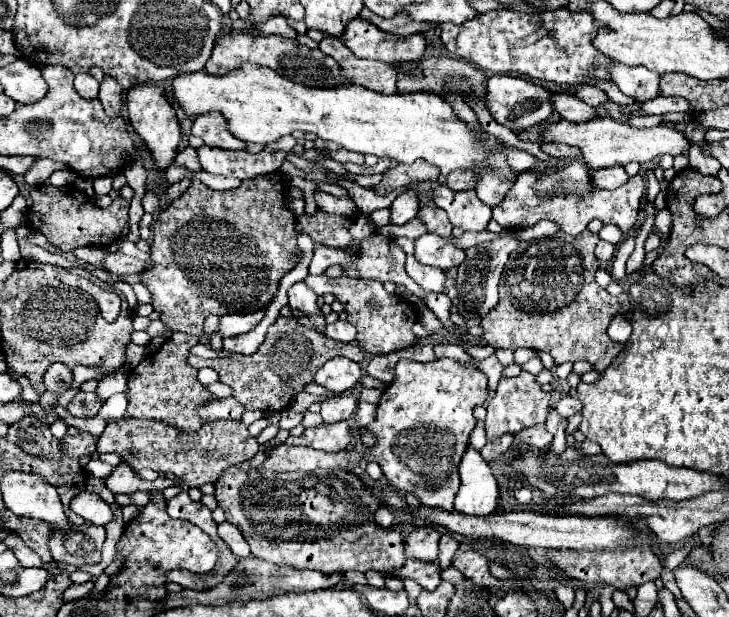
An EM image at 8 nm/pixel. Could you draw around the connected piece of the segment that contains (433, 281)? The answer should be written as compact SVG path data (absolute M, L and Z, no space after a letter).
M412 254L406 256L406 274L420 286L424 286L424 290L428 292L442 292L444 284L446 284L446 276L440 268L430 268L420 264Z

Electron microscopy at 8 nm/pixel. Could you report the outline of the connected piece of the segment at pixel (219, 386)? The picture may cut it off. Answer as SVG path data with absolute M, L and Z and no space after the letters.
M219 381L207 385L206 388L217 398L226 398L232 396L233 394L233 390L231 387Z

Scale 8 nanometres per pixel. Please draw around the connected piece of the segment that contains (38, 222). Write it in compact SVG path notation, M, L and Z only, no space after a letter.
M44 186L30 192L32 206L28 212L30 226L34 230L40 230L54 246L58 246L64 252L70 252L76 246L96 246L96 248L108 248L112 242L116 242L122 236L122 230L128 224L128 202L122 198L116 198L108 208L100 208L90 202L82 192L72 190L68 186L56 188L56 186Z

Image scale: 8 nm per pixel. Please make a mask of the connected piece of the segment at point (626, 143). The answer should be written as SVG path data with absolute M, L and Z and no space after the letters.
M608 116L594 118L584 124L574 124L568 120L560 120L558 124L550 124L546 132L542 132L542 142L556 142L556 144L568 144L578 146L582 150L582 160L588 168L610 168L610 166L626 166L628 162L650 162L662 154L688 154L688 148L692 146L682 132L668 128L668 126L656 126L656 128L634 128L628 124L620 124Z

